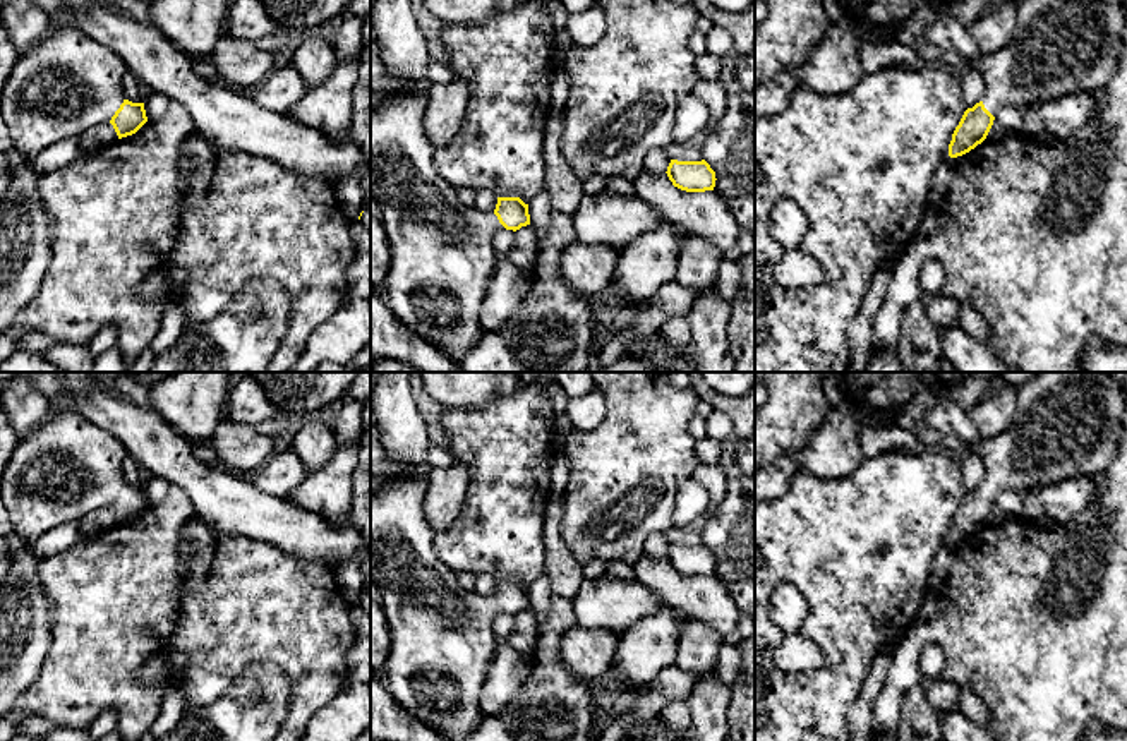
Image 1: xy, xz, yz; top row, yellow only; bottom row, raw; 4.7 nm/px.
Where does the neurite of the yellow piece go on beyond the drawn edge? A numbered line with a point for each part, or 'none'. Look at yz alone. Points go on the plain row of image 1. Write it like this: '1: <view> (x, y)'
1: yz (1067, 424)

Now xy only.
1: xy (67, 467)

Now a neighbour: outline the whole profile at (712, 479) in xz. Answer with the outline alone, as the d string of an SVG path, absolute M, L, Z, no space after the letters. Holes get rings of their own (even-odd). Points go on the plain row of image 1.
M700 463L700 467L693 472L691 479L708 491L710 496L708 508L703 515L691 520L690 523L683 527L672 527L671 530L667 530L666 537L671 544L702 545L705 523L726 497L727 479L719 465L707 467Z

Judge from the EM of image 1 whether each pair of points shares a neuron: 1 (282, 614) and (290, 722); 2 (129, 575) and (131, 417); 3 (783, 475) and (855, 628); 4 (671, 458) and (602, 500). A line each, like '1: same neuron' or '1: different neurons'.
1: same neuron
2: different neurons
3: different neurons
4: same neuron

